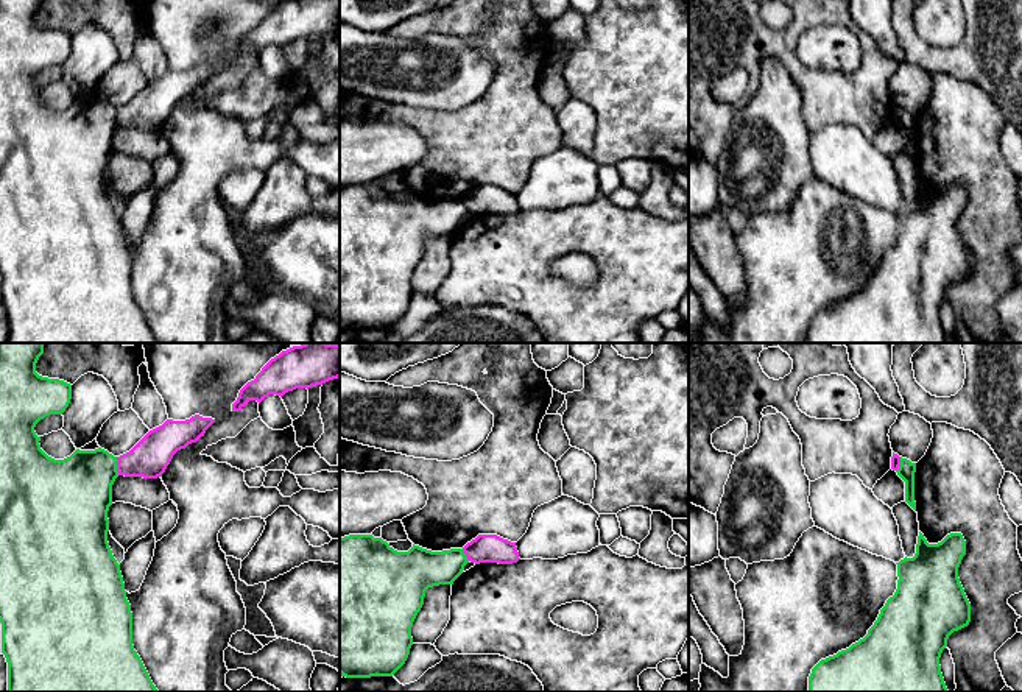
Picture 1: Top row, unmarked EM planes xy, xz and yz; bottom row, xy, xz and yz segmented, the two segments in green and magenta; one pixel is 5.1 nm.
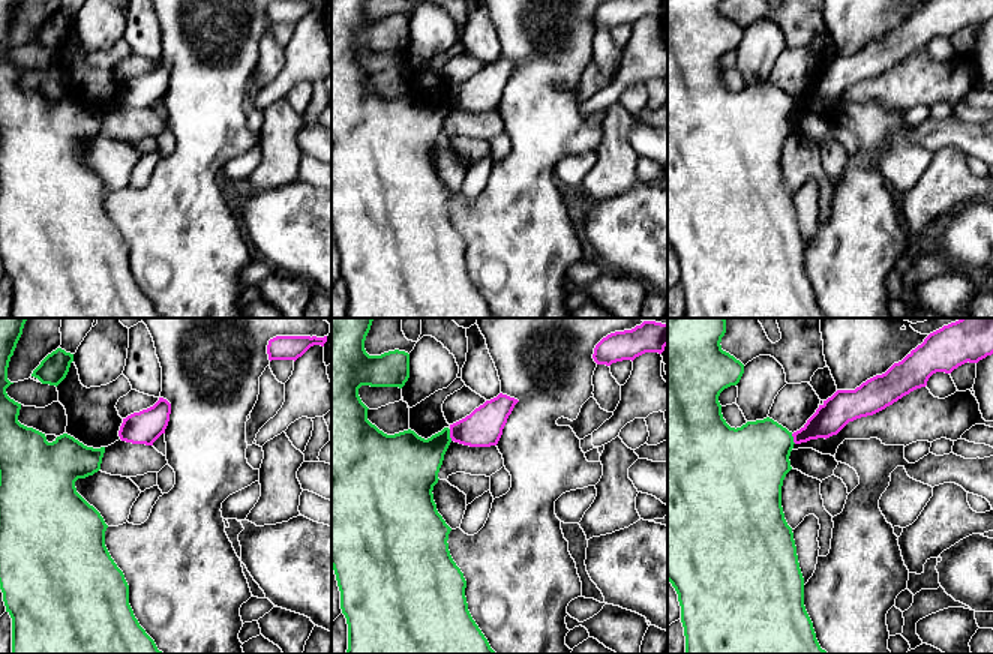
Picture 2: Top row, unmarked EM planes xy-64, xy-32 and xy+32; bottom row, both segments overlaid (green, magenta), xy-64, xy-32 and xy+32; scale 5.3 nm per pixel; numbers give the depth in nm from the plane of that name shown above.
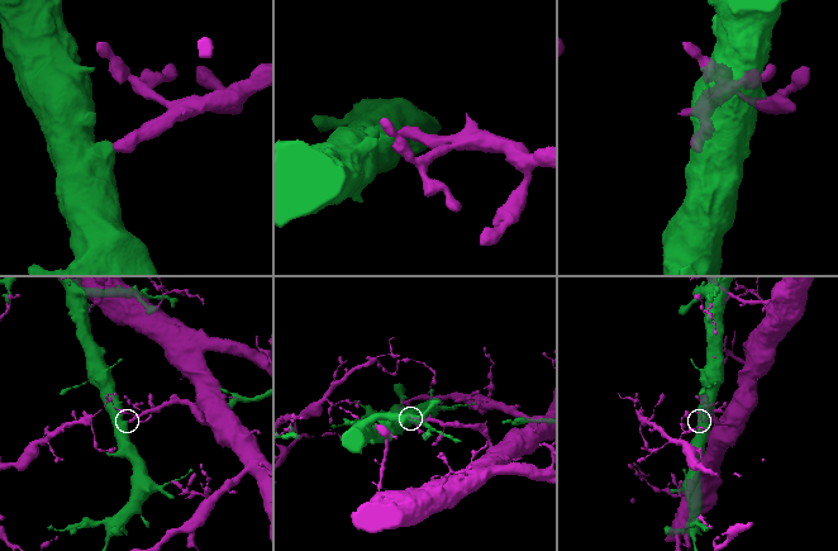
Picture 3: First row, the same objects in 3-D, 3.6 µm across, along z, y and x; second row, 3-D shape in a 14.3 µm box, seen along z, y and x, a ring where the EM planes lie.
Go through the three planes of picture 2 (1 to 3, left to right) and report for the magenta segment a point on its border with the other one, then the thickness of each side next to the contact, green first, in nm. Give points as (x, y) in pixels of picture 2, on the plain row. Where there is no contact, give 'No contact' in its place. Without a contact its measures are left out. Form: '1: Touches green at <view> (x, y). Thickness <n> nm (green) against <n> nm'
1: No contact
2: Touches green at xy-32 (449, 99). Thickness 300 nm (green) against 200 nm
3: Touches green at xy+32 (792, 102). Thickness 380 nm (green) against 170 nm

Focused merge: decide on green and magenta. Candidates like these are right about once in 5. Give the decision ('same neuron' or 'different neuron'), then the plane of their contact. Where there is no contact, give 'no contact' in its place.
different neuron; meets green in xy

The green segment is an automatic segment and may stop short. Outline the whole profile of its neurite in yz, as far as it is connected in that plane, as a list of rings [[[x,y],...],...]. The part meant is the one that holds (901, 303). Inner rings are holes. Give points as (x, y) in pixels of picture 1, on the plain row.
[[[919,182],[916,204],[897,215],[897,240],[868,285],[849,299],[821,310],[809,327],[809,343],[949,343],[939,309],[947,290],[971,273],[971,254],[958,229],[966,206],[961,184],[929,195]]]

